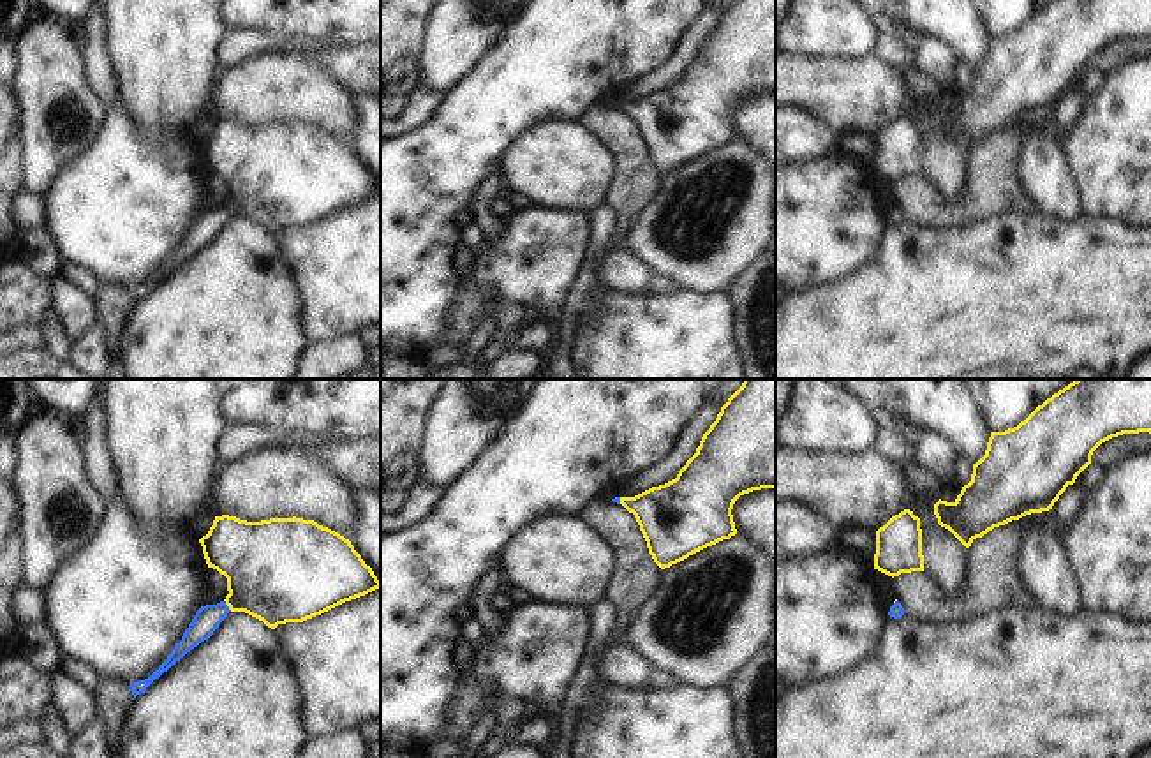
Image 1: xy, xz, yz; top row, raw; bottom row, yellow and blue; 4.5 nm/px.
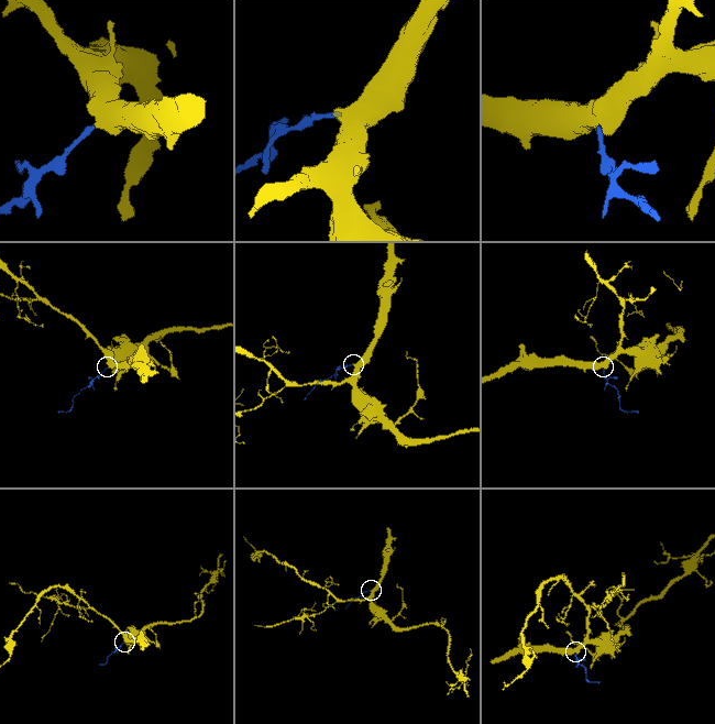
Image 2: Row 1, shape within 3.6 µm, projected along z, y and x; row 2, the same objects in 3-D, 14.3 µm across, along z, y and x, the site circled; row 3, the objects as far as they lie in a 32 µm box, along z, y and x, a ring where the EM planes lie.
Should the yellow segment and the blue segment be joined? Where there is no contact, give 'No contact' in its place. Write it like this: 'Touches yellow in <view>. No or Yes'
Touches yellow in xy. Yes

